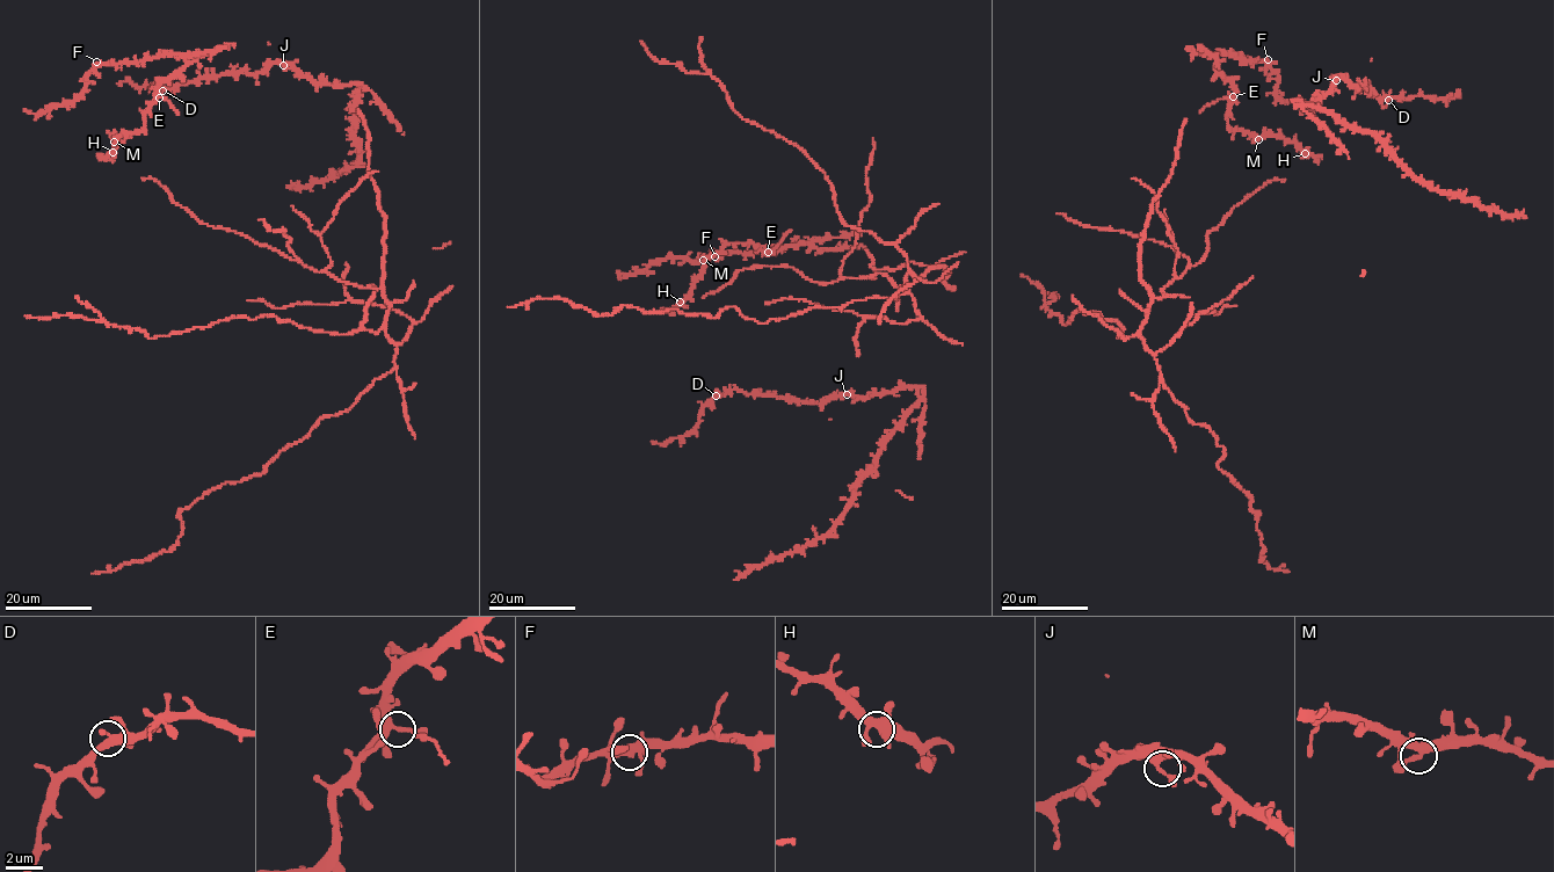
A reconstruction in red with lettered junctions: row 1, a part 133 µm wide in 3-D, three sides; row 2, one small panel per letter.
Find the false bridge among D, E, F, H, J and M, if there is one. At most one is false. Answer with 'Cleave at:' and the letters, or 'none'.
Cleave at: E

